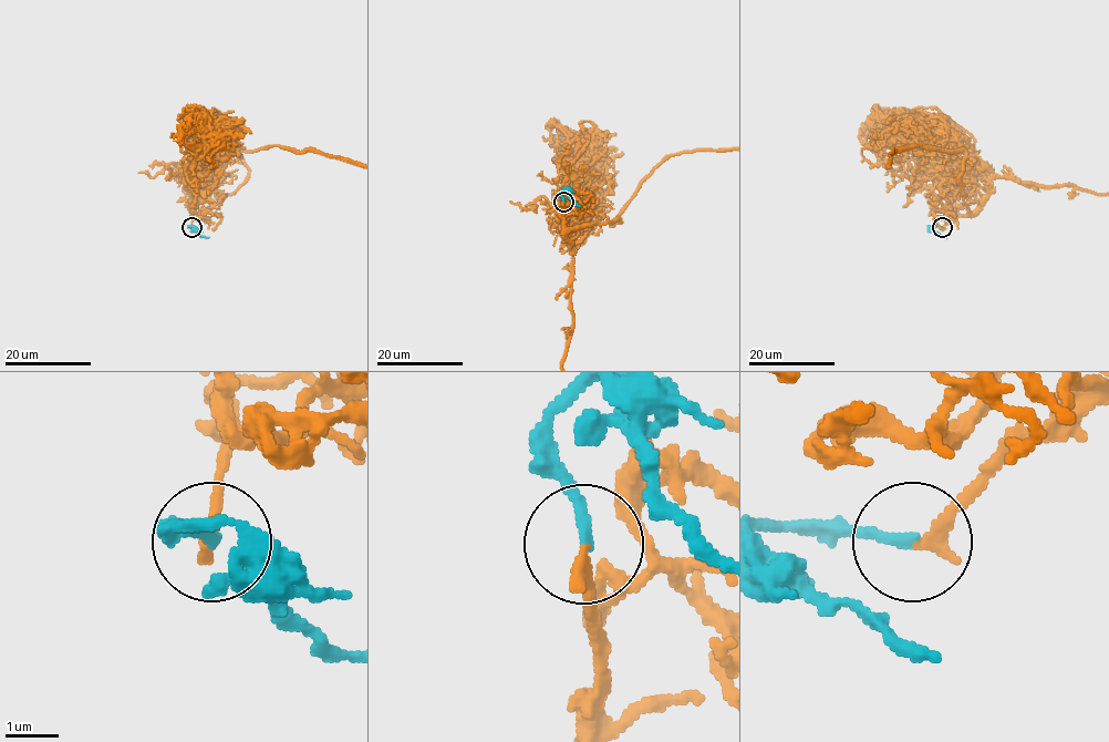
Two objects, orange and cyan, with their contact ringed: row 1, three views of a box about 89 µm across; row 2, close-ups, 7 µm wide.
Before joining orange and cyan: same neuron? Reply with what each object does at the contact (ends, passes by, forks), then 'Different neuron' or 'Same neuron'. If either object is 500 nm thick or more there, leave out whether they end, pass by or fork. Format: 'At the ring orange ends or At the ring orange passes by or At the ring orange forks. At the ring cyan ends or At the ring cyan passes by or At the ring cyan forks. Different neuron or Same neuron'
At the ring orange ends. At the ring cyan ends. Same neuron

